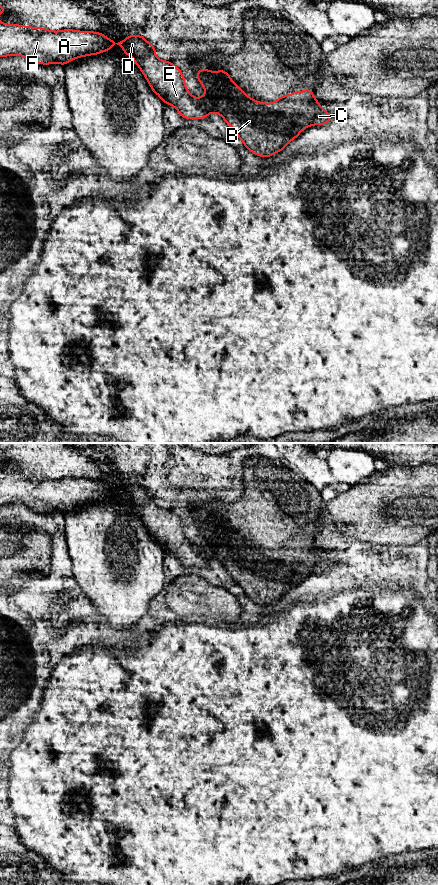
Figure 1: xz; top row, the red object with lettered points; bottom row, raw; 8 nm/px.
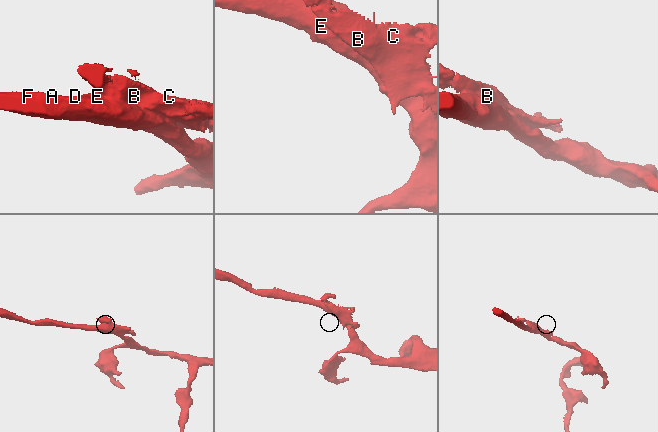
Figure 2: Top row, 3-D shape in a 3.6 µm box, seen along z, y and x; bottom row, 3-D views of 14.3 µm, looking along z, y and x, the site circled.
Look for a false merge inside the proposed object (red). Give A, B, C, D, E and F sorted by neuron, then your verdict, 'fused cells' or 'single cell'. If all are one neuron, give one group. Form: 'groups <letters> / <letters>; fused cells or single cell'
groups A D E F / B C; fused cells

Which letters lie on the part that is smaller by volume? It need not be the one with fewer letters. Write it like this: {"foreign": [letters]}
{"foreign": ["B", "C"]}

